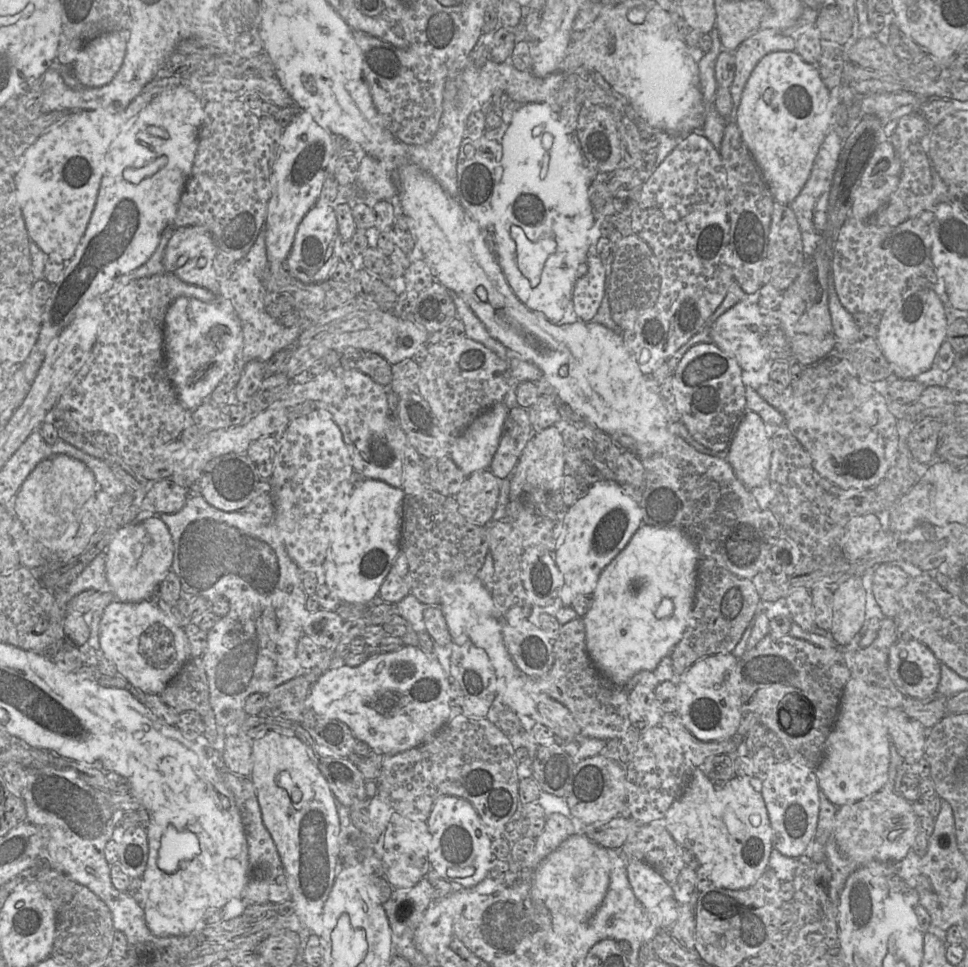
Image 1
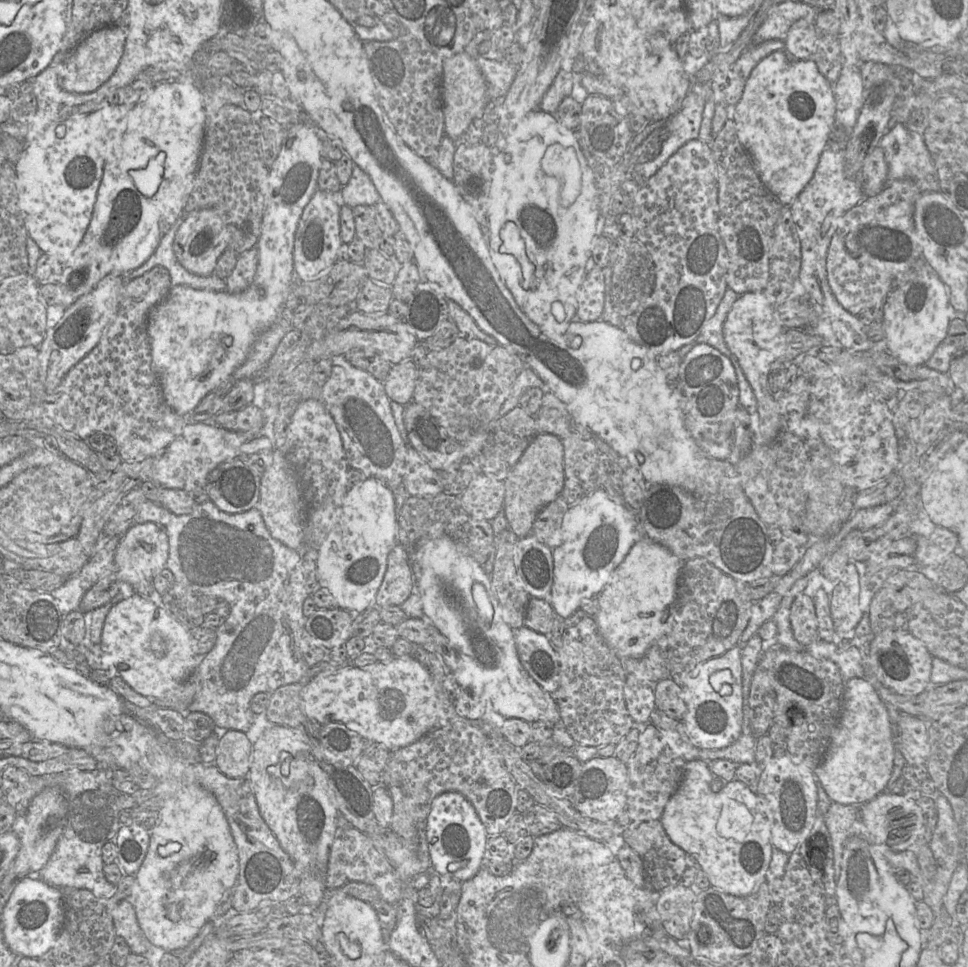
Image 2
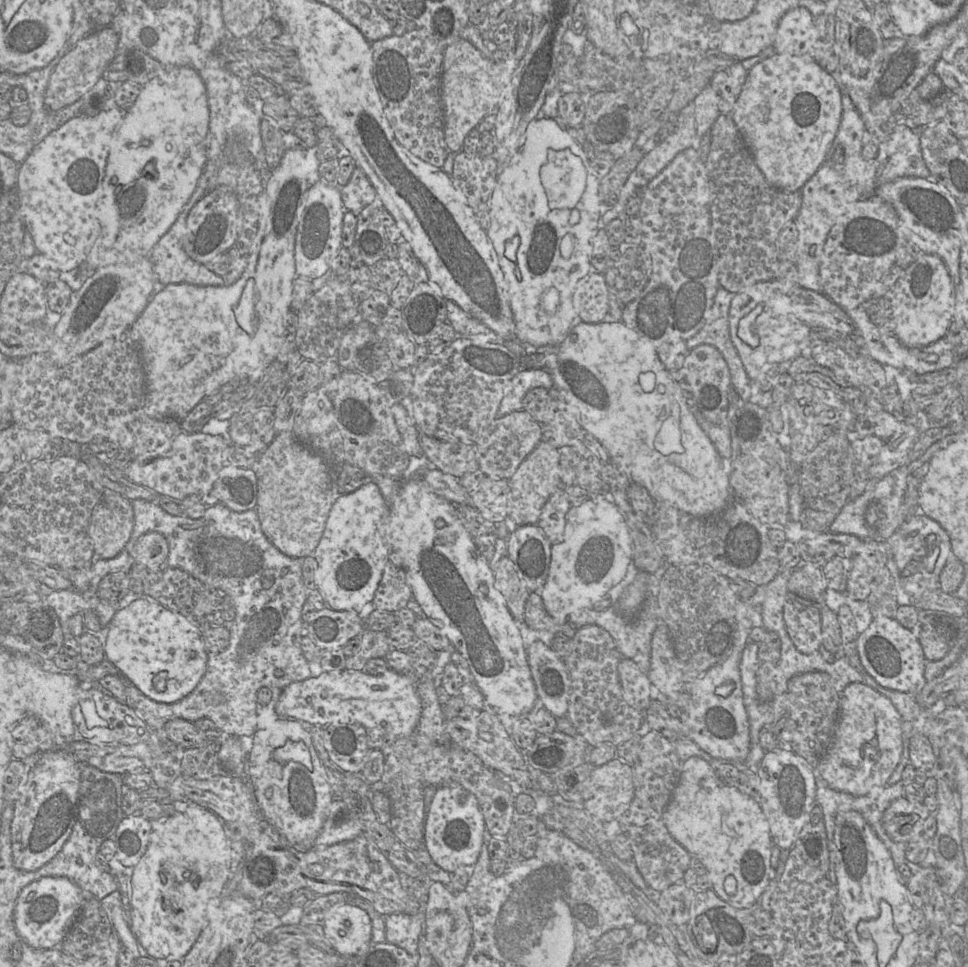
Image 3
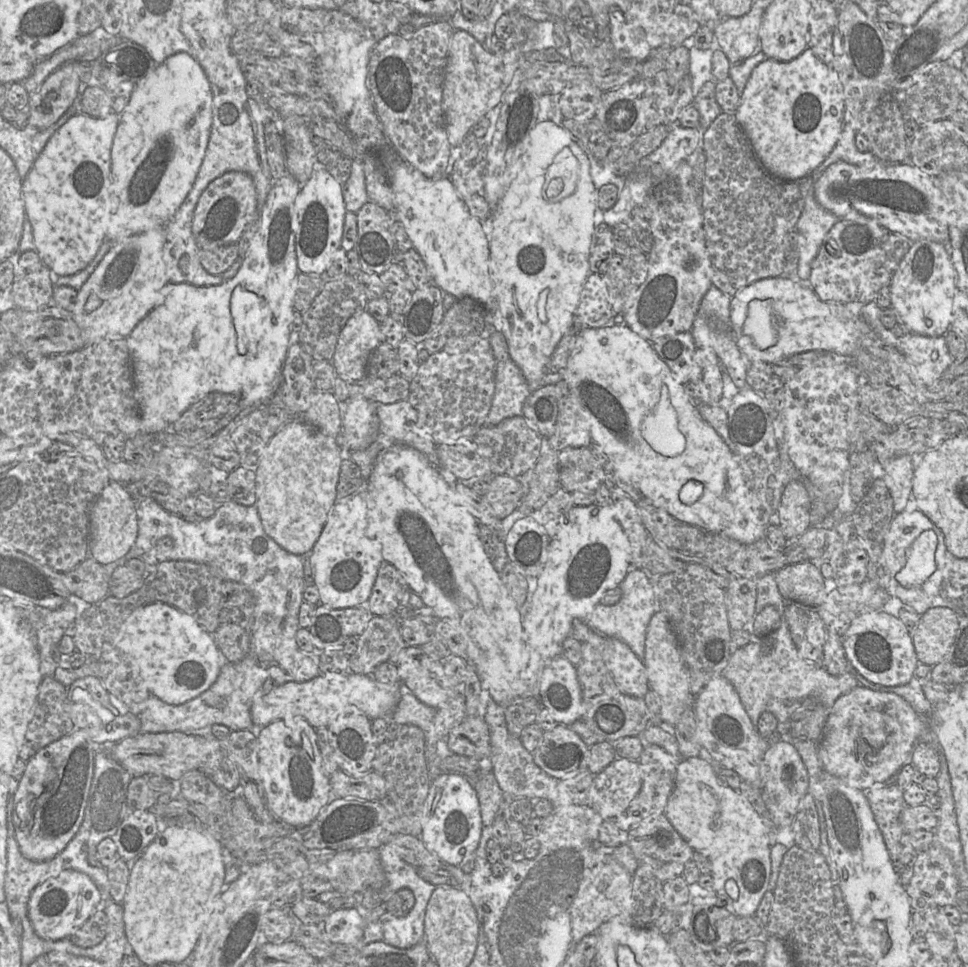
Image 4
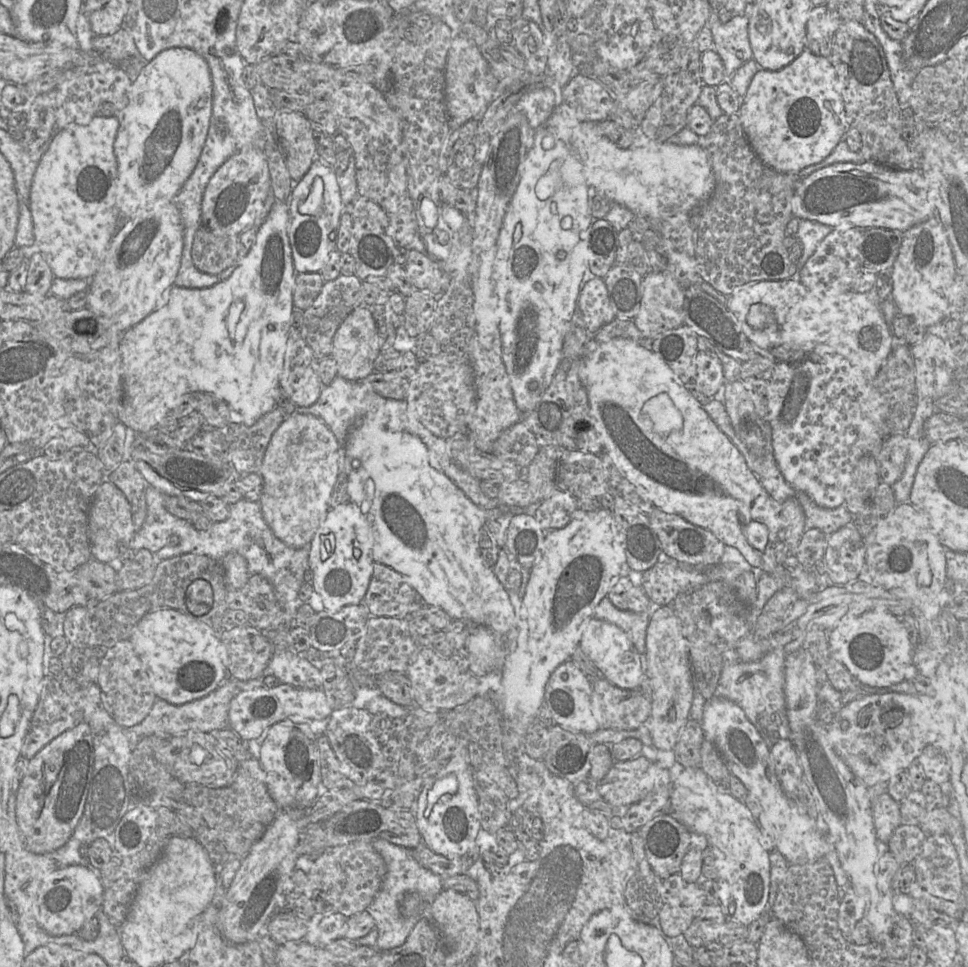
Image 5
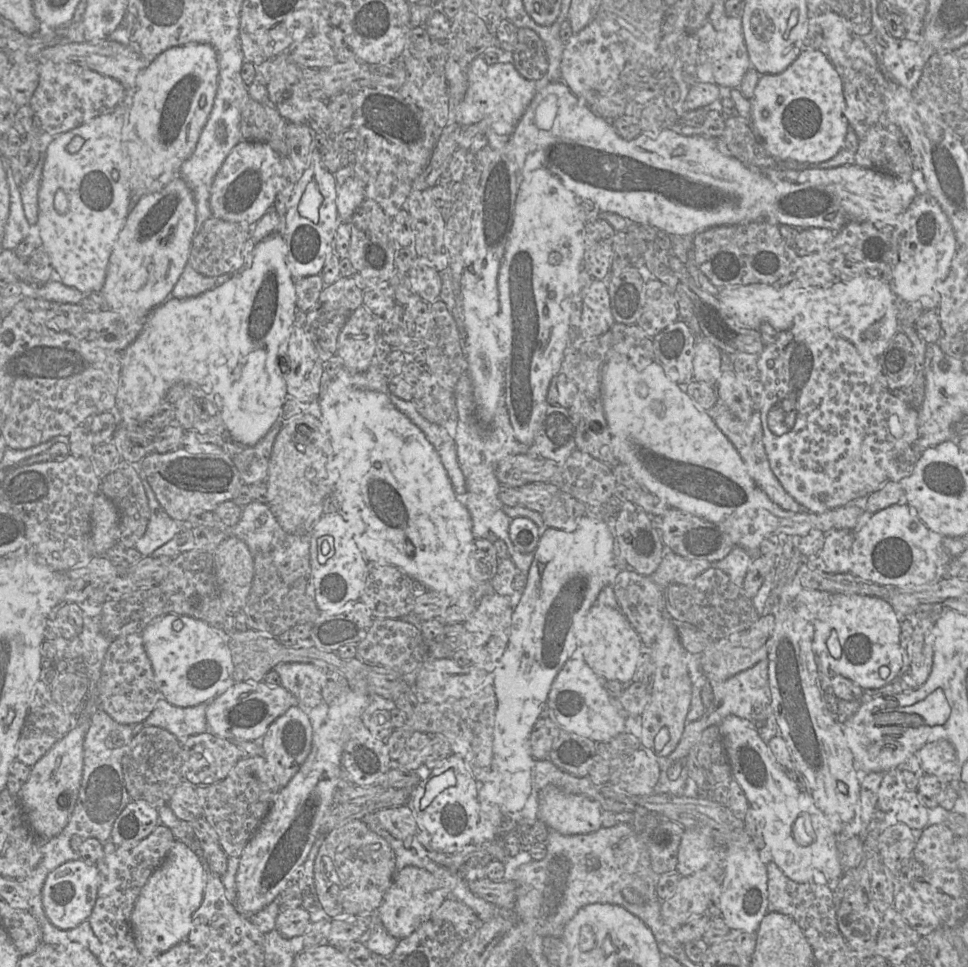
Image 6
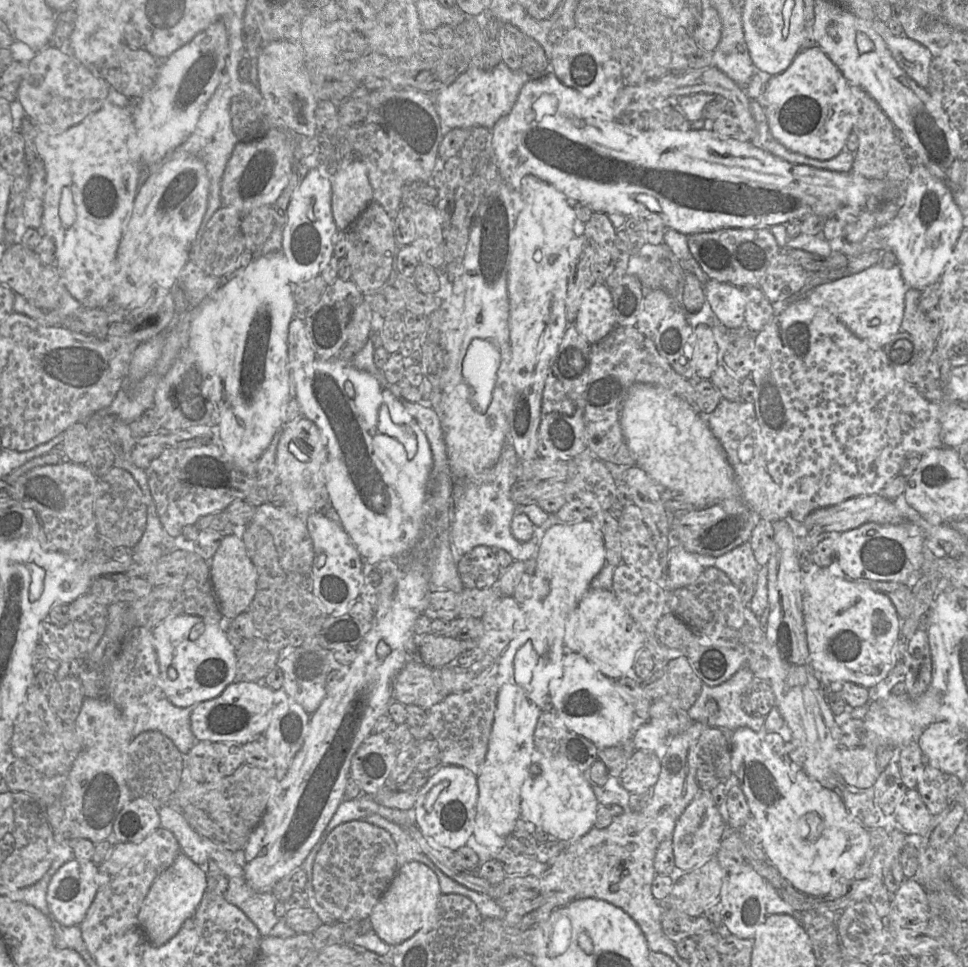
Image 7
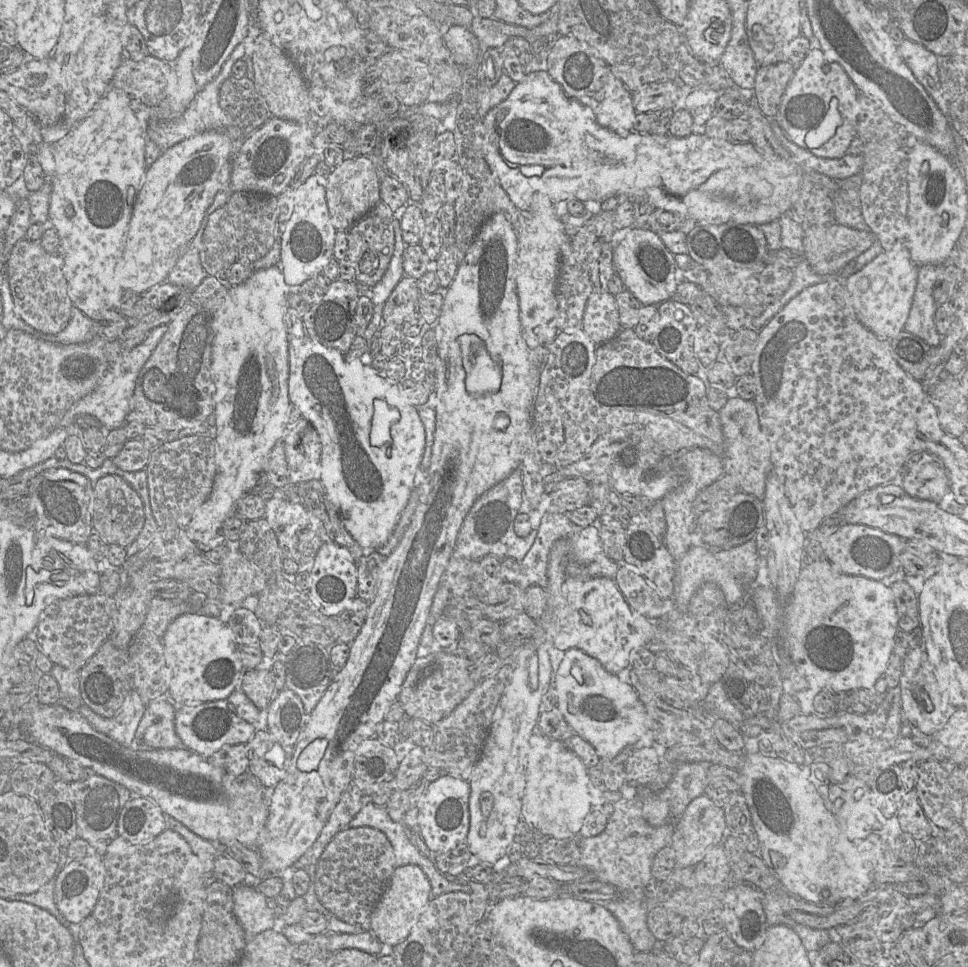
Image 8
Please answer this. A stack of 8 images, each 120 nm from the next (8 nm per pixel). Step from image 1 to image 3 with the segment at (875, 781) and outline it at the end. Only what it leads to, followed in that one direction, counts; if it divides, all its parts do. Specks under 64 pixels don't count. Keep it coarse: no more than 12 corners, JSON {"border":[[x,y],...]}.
{"border":[[864,682],[841,693],[816,771],[864,796],[901,759],[902,721]]}

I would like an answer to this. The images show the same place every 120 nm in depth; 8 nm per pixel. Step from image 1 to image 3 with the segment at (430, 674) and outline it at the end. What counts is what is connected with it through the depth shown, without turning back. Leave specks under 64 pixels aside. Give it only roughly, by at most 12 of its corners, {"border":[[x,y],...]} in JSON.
{"border":[[322,672],[286,686],[280,718],[415,732],[411,675]]}

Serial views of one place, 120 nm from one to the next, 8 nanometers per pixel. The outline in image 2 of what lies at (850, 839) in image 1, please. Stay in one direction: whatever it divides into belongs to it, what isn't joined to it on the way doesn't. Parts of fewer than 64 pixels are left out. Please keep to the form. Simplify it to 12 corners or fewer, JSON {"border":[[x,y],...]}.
{"border":[[888,790],[860,806],[873,844],[915,853],[925,815]]}

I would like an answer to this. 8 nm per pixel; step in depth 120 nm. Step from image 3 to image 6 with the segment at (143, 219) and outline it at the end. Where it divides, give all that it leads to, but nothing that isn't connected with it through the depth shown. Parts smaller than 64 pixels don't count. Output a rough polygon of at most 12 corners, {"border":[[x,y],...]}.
{"border":[[209,44],[168,48],[124,102],[131,195],[179,175],[211,112]]}

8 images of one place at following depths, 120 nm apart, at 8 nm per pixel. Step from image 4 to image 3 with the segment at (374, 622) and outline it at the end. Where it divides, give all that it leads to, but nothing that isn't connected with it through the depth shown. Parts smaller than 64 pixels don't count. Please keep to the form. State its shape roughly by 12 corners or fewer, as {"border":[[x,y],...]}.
{"border":[[365,628],[346,669],[361,671],[391,650],[386,631]]}

